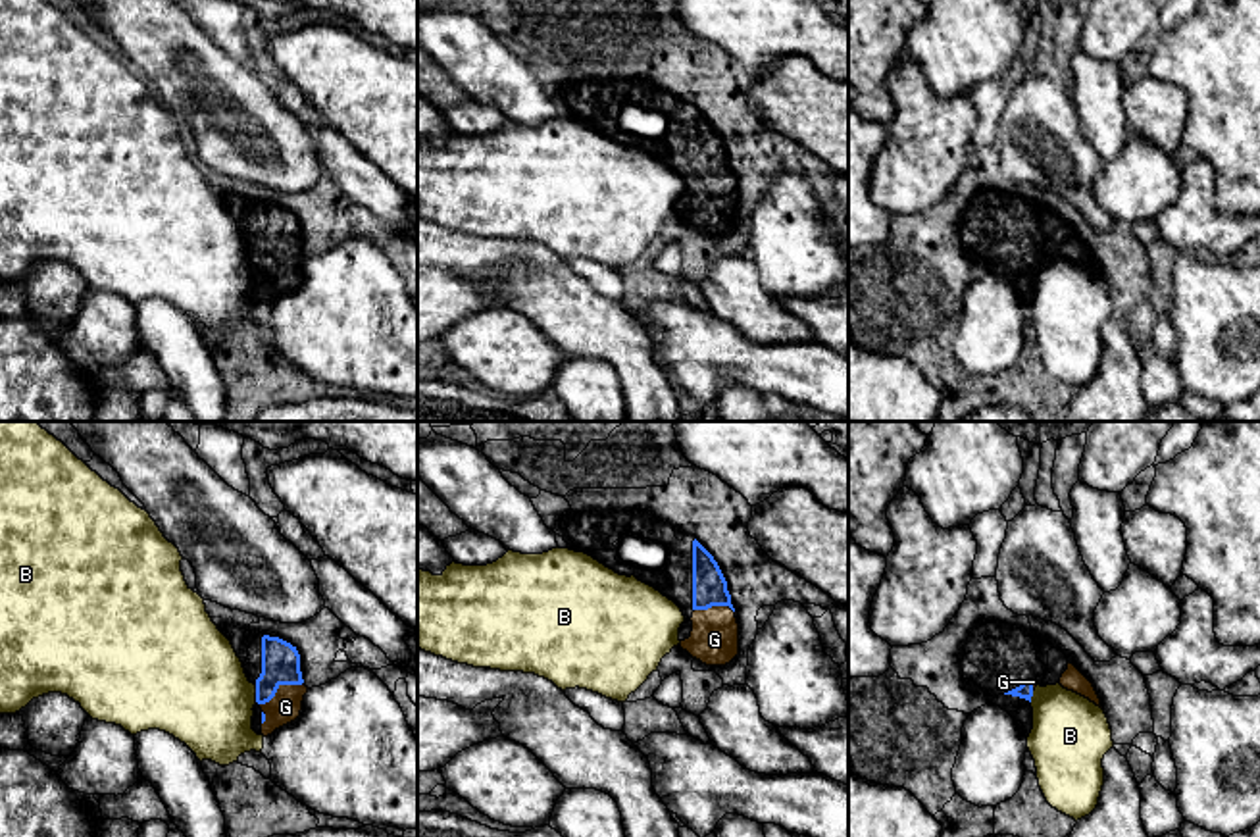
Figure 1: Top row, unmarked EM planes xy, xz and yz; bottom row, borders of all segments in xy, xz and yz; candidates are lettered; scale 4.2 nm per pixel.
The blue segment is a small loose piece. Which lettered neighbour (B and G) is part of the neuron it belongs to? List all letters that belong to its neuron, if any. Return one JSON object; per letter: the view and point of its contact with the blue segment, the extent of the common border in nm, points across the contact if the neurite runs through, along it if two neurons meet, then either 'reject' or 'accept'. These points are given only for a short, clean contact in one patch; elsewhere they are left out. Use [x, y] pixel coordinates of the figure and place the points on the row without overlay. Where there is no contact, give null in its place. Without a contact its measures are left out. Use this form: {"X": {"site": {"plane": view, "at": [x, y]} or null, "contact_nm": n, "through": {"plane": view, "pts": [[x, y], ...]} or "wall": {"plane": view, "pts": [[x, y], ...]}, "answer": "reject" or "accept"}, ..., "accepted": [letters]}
{"B": {"site": {"plane": "xy", "at": [256, 262]}, "contact_nm": 70, "wall": {"plane": "xy", "pts": [[254, 254], [256, 270]]}, "answer": "reject"}, "G": {"site": {"plane": "xy", "at": [277, 256]}, "contact_nm": 200, "through": {"plane": "xy", "pts": [[279, 229], [277, 256], [285, 276]]}, "answer": "accept"}, "accepted": ["G"]}

